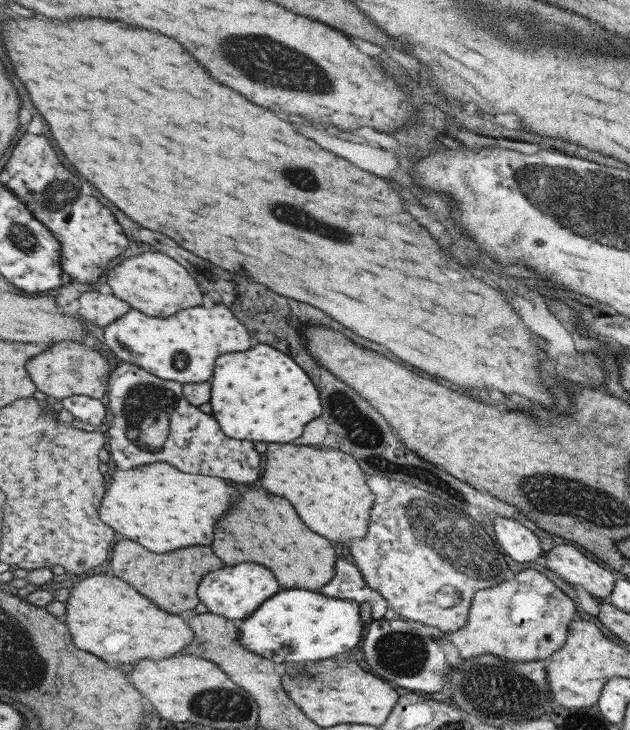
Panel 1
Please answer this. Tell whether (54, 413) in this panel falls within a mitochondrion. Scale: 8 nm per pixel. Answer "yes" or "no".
no

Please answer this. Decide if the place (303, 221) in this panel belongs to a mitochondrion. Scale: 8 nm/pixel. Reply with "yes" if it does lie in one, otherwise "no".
yes

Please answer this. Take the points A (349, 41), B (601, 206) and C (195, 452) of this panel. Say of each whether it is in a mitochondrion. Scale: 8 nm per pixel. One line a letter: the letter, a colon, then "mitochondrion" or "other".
A: other
B: mitochondrion
C: other

